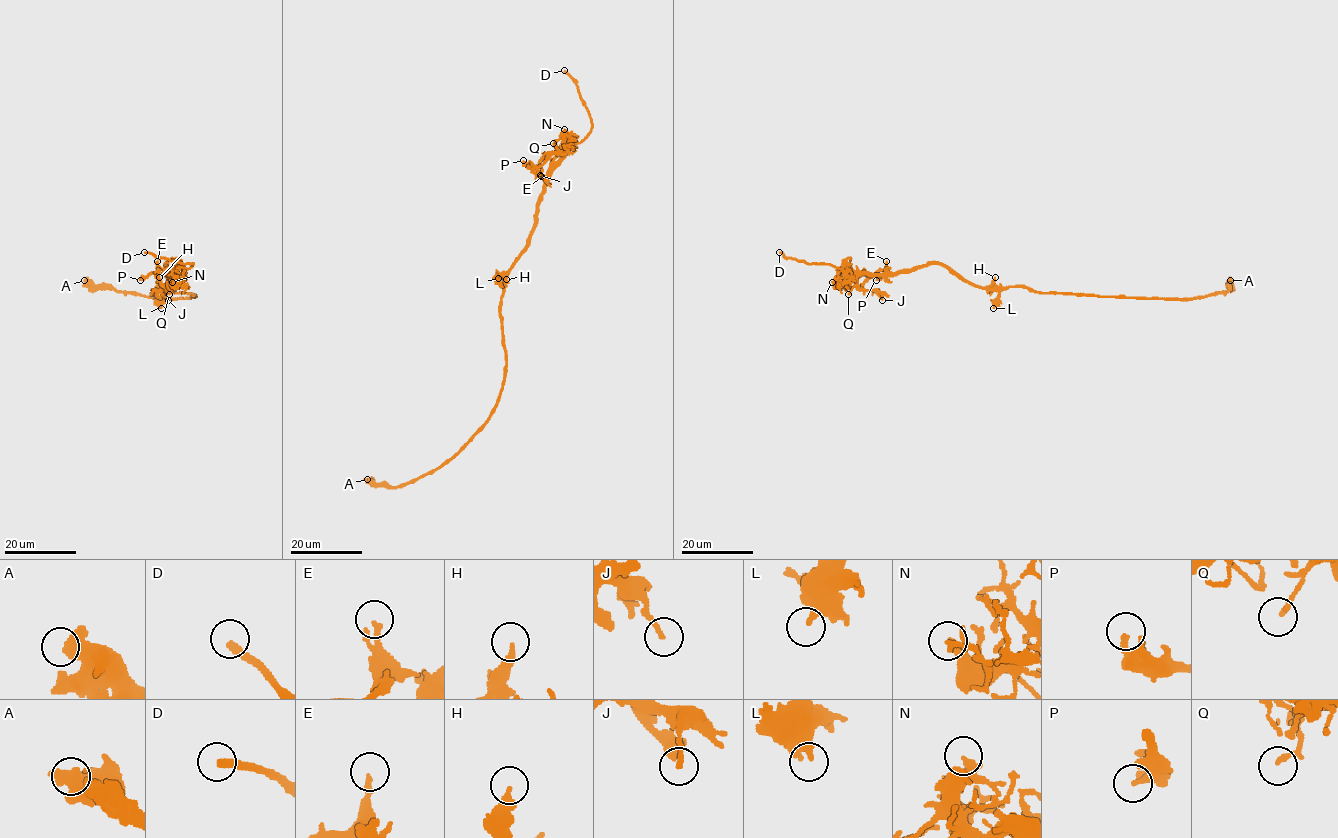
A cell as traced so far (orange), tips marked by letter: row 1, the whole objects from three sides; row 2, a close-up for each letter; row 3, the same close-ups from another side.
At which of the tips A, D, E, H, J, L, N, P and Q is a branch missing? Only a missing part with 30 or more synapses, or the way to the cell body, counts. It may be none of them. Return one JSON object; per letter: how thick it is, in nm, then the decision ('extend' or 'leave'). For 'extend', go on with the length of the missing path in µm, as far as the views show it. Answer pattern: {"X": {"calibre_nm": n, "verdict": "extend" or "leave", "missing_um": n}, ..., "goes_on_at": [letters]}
{"A": {"calibre_nm": 650, "verdict": "leave"}, "D": {"calibre_nm": 320, "verdict": "extend", "missing_um": 45}, "E": {"calibre_nm": 130, "verdict": "leave"}, "H": {"calibre_nm": 320, "verdict": "leave"}, "J": {"calibre_nm": 170, "verdict": "leave"}, "L": {"calibre_nm": 320, "verdict": "leave"}, "N": {"calibre_nm": 300, "verdict": "leave"}, "P": {"calibre_nm": 240, "verdict": "leave"}, "Q": {"calibre_nm": 190, "verdict": "leave"}, "goes_on_at": ["D"]}

